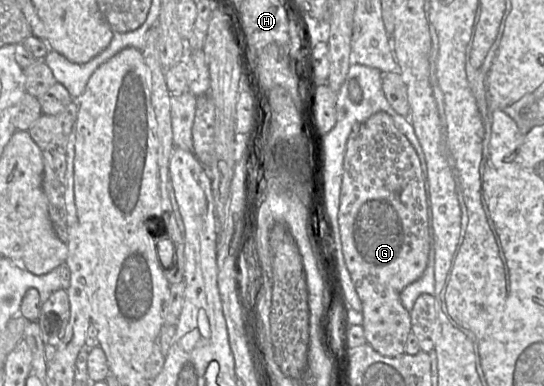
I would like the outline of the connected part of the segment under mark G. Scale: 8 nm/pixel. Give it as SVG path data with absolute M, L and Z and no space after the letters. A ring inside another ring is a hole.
M377 112L355 129L348 138L343 166L343 179L340 193L340 203L337 215L341 253L350 273L351 280L362 304L362 327L366 343L368 343L379 354L388 357L395 357L404 354L405 342L411 333L411 320L409 312L404 308L400 300L401 291L409 284L417 281L424 274L429 261L432 248L430 211L426 182L426 164L422 154L417 157L417 150L408 141L403 133L396 127L392 117L385 112Z

